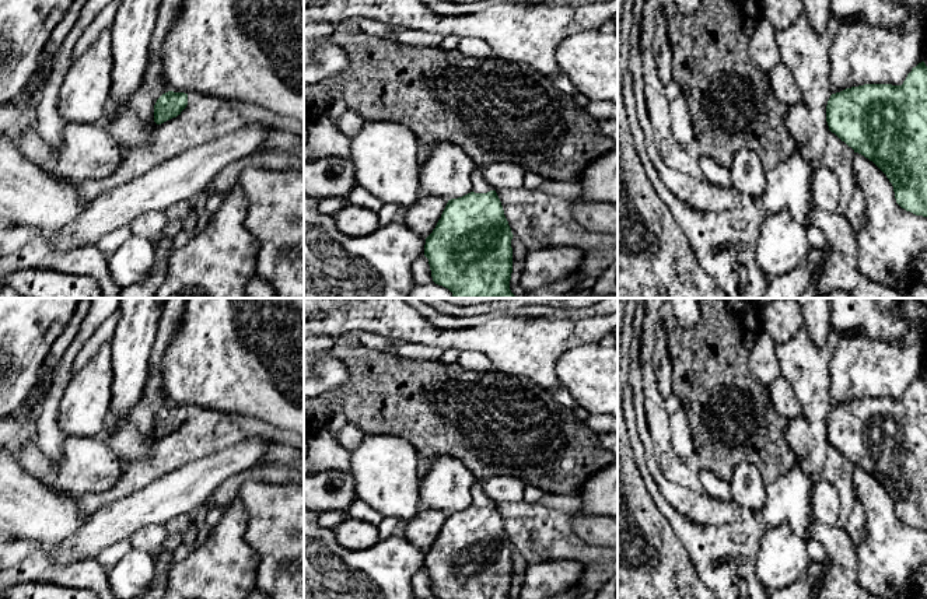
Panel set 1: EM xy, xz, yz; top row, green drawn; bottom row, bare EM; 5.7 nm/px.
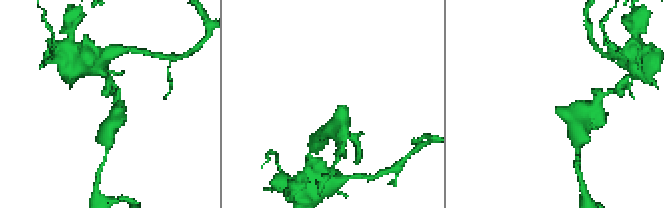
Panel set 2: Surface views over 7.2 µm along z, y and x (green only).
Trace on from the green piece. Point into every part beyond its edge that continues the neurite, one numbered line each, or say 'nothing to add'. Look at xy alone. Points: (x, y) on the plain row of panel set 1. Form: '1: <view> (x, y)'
nothing to add

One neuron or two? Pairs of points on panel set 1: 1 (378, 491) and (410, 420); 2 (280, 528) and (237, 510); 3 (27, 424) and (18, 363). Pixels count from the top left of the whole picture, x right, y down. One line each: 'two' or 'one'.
1: two
2: two
3: two

